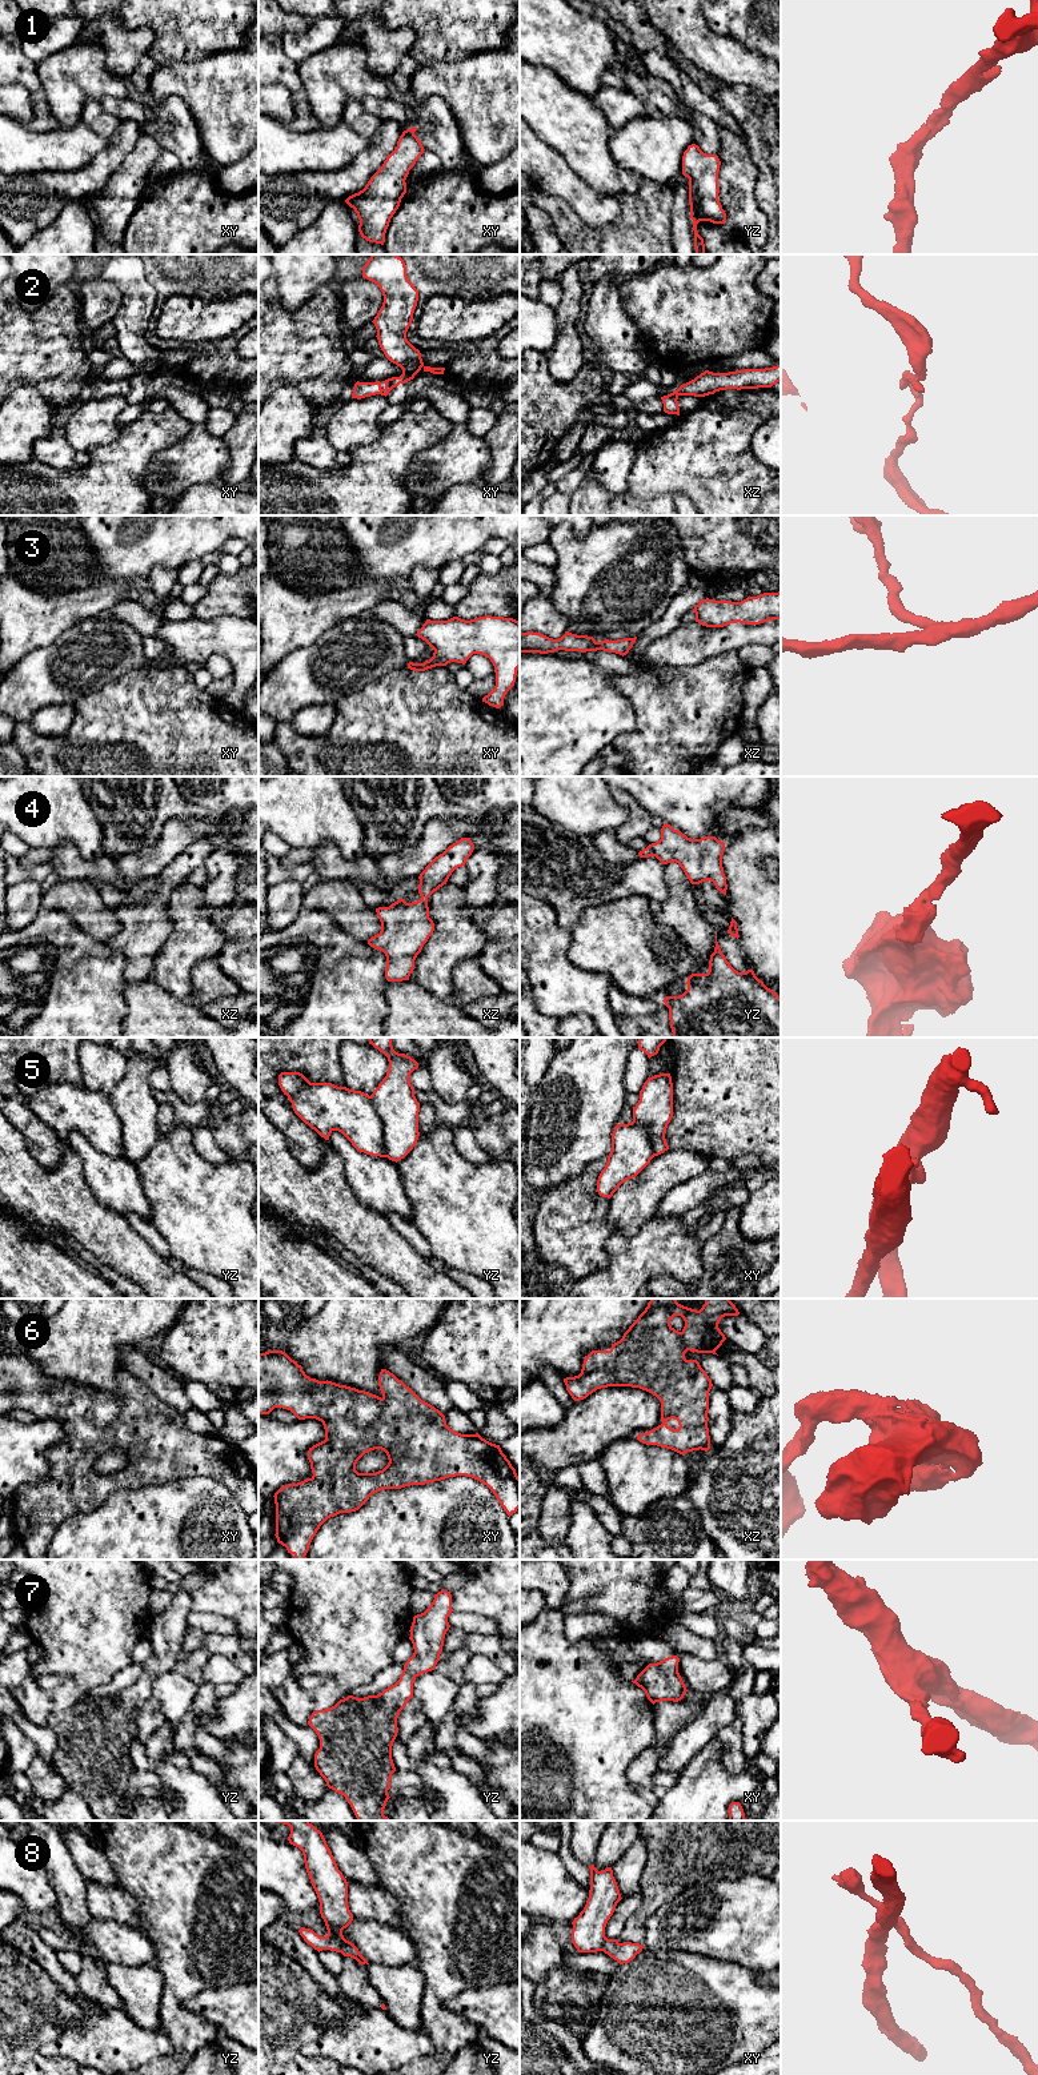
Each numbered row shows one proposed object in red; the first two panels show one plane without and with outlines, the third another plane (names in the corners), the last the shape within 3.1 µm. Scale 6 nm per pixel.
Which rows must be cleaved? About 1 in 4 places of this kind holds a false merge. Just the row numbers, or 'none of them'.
2, 5, 8

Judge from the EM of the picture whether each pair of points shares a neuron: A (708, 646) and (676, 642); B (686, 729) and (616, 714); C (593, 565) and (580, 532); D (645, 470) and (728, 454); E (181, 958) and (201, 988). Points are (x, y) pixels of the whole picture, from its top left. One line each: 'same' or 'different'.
A: same
B: different
C: different
D: same
E: different

